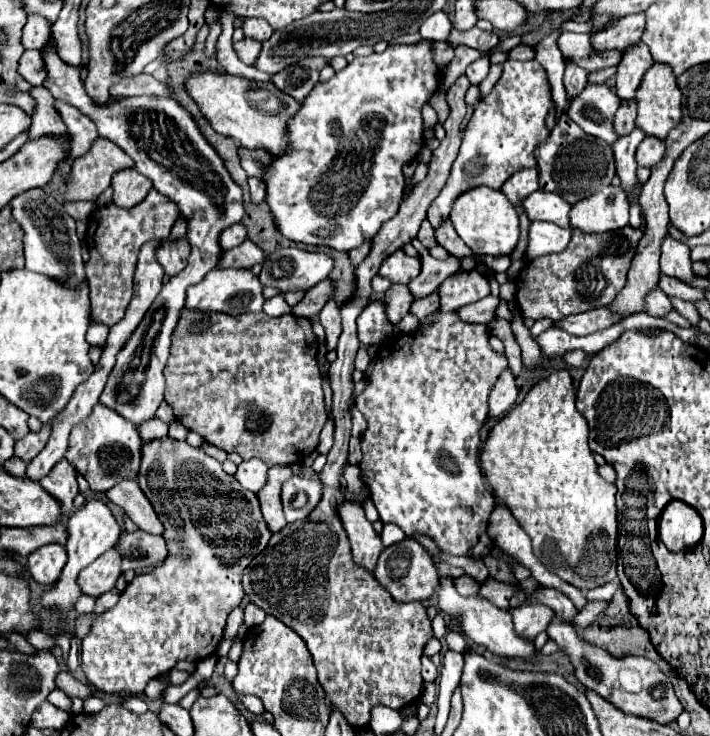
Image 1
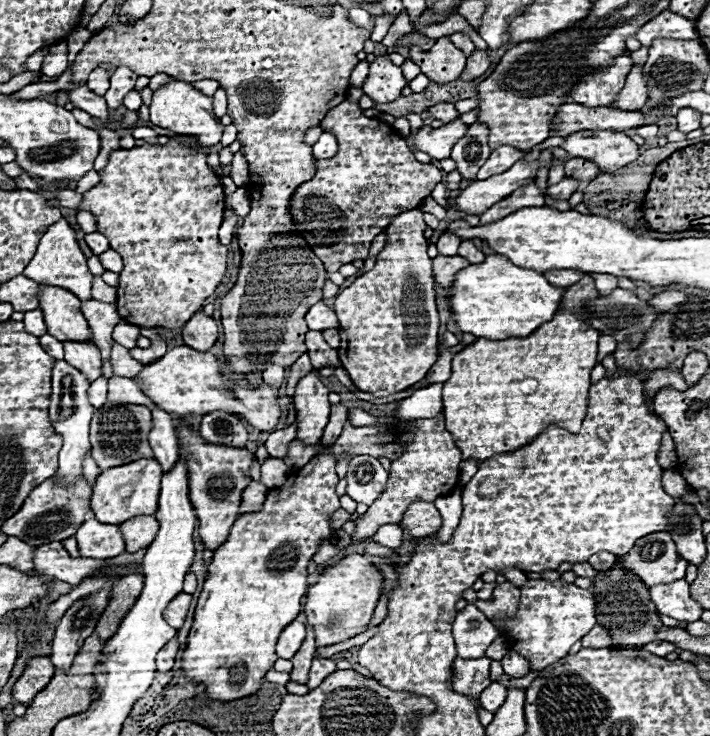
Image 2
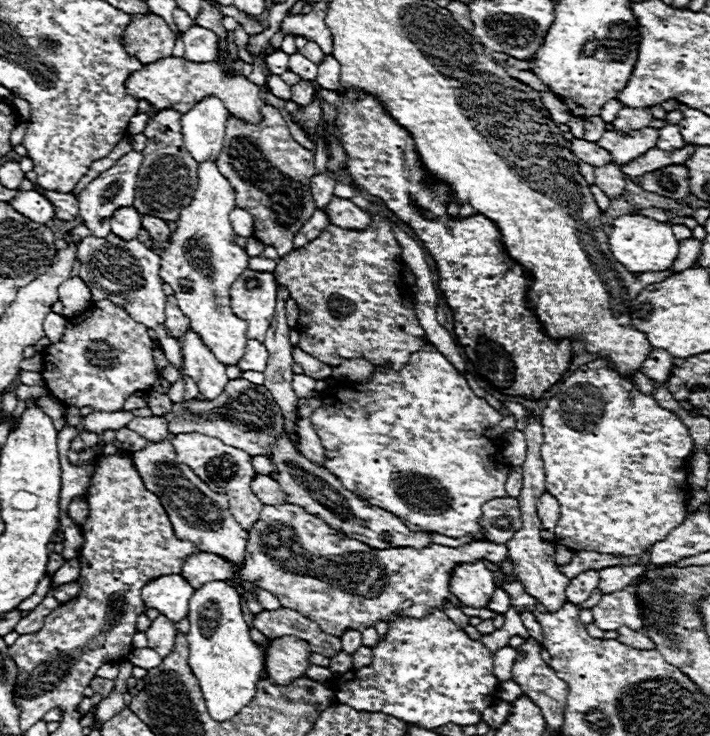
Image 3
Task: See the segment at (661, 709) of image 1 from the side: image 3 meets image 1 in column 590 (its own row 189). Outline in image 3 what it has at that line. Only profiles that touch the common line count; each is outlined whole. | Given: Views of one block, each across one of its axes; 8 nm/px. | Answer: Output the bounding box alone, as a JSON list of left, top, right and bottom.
[640,164,690,200]

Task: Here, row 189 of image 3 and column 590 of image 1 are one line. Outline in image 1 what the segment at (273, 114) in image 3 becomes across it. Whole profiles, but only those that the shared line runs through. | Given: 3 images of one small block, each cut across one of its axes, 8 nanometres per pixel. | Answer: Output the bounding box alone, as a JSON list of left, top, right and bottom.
[516,226,640,322]

